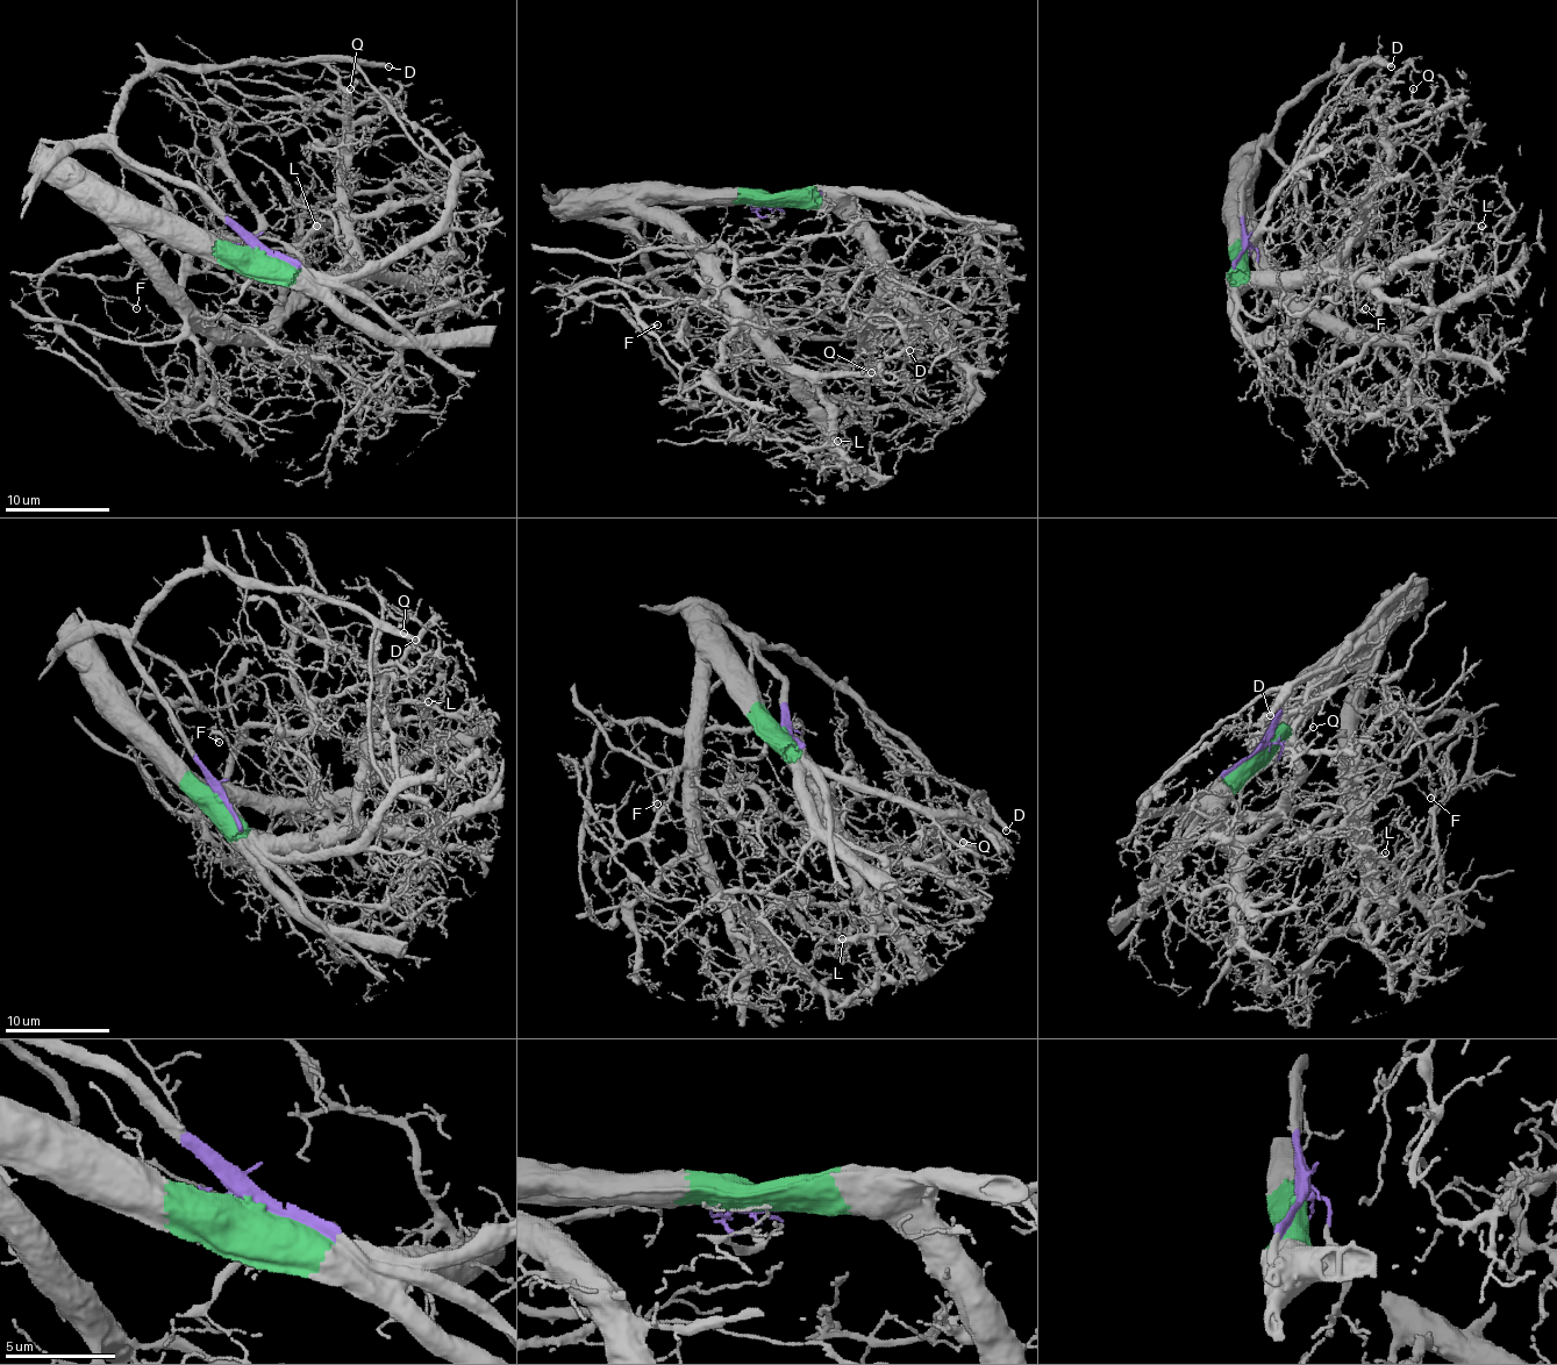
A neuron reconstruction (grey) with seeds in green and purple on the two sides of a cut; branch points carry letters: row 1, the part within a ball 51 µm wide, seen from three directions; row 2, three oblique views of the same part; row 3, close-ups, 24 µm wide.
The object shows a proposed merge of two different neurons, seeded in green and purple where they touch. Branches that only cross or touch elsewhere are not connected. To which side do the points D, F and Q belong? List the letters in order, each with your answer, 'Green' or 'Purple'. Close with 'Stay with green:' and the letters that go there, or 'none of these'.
D: Purple
F: Purple
Q: Green
Stay with green: Q

